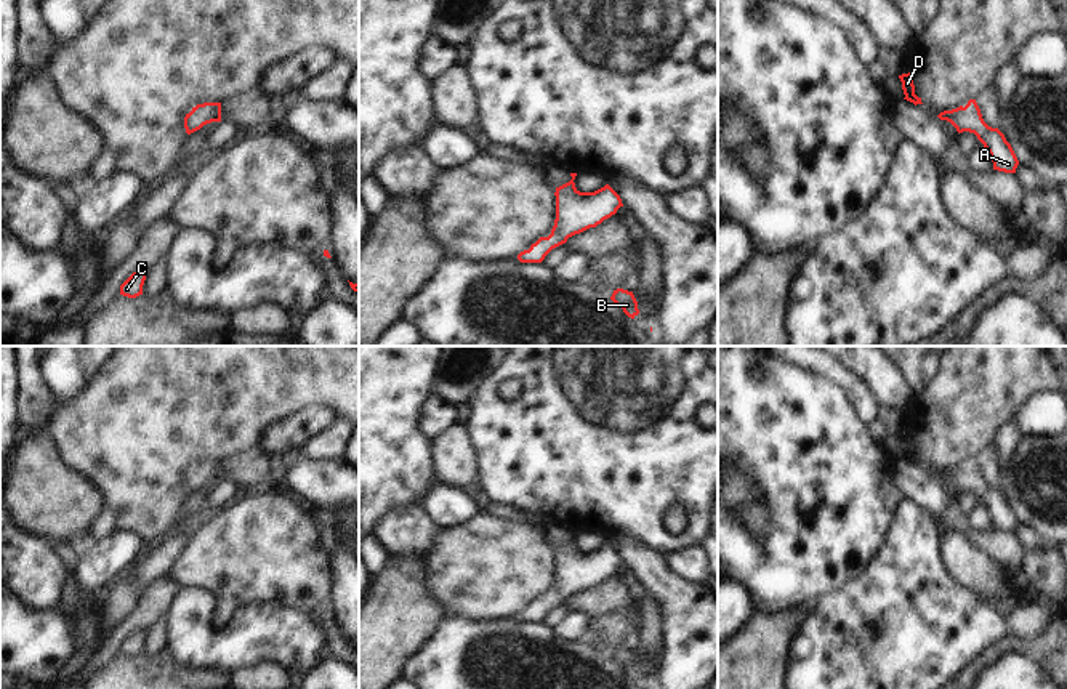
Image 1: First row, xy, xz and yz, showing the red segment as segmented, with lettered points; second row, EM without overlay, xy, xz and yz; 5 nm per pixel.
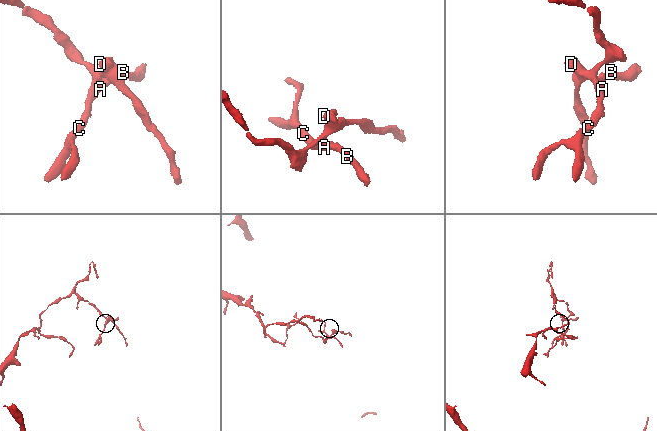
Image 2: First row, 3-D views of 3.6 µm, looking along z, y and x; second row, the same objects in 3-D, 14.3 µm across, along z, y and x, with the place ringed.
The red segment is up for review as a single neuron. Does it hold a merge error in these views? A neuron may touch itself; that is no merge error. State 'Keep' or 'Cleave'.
Keep.

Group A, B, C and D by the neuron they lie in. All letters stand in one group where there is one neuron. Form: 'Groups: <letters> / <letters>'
Groups: A B C D.

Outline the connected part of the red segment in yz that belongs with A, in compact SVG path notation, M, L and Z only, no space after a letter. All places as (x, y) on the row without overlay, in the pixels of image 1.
M969 458L964 466L960 465L952 469L944 469L937 476L950 481L958 492L974 492L988 510L993 521L993 529L1016 532L1019 519L1011 503L998 487L992 487L984 481L976 458Z

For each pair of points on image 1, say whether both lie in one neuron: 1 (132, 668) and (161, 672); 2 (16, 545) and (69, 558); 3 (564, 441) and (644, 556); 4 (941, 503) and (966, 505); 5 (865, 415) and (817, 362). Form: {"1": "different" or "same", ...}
{"1": "same", "2": "different", "3": "different", "4": "different", "5": "same"}

